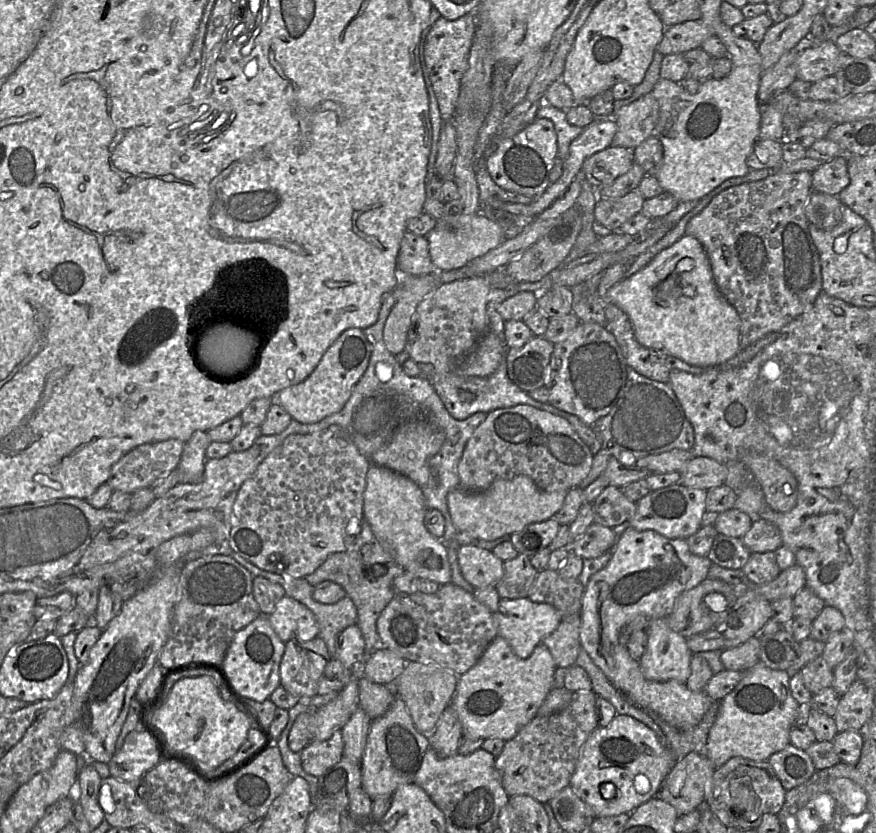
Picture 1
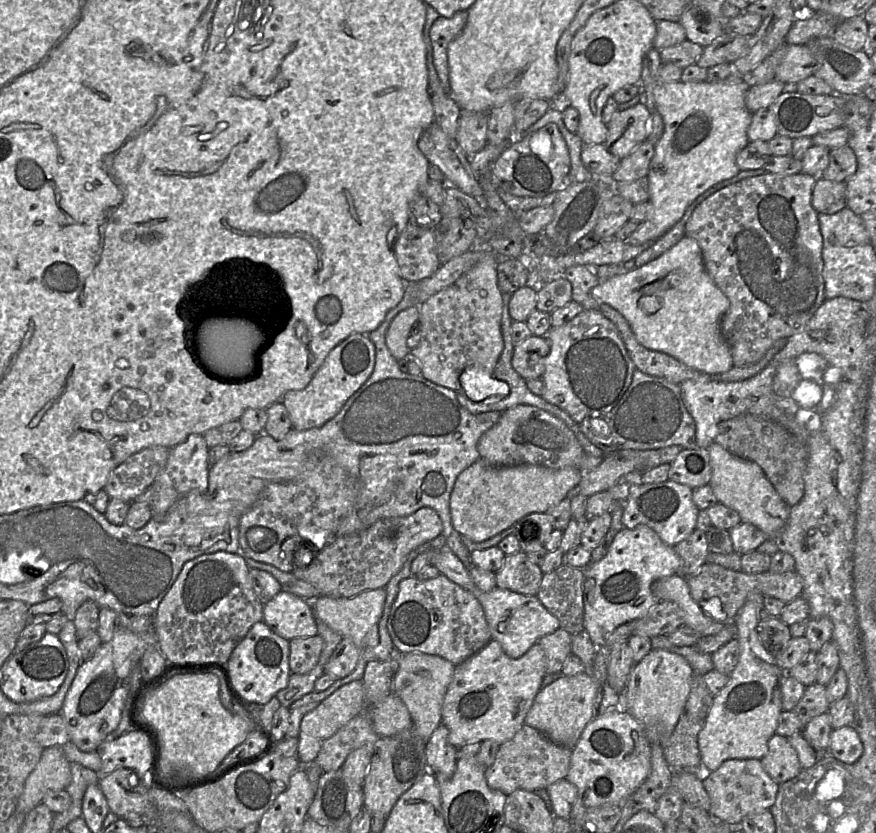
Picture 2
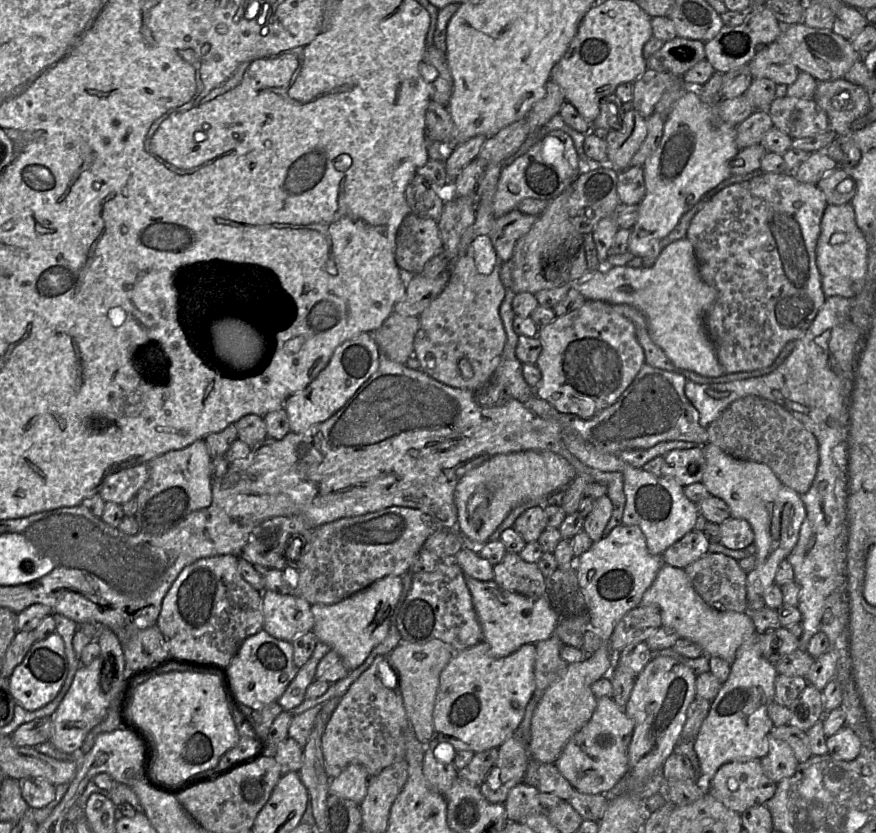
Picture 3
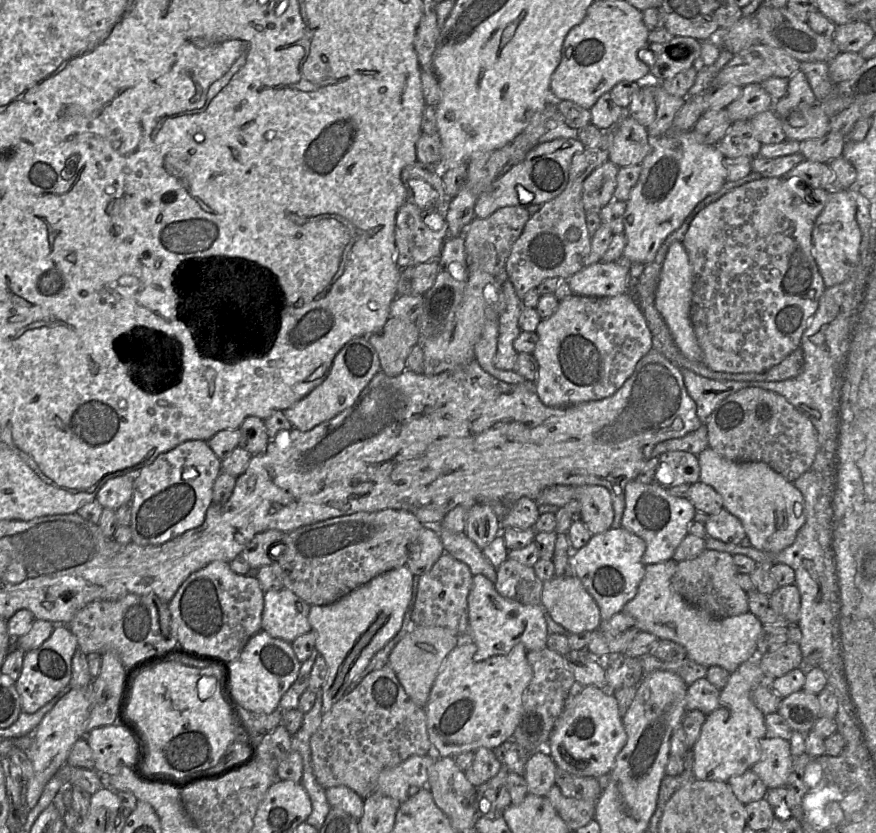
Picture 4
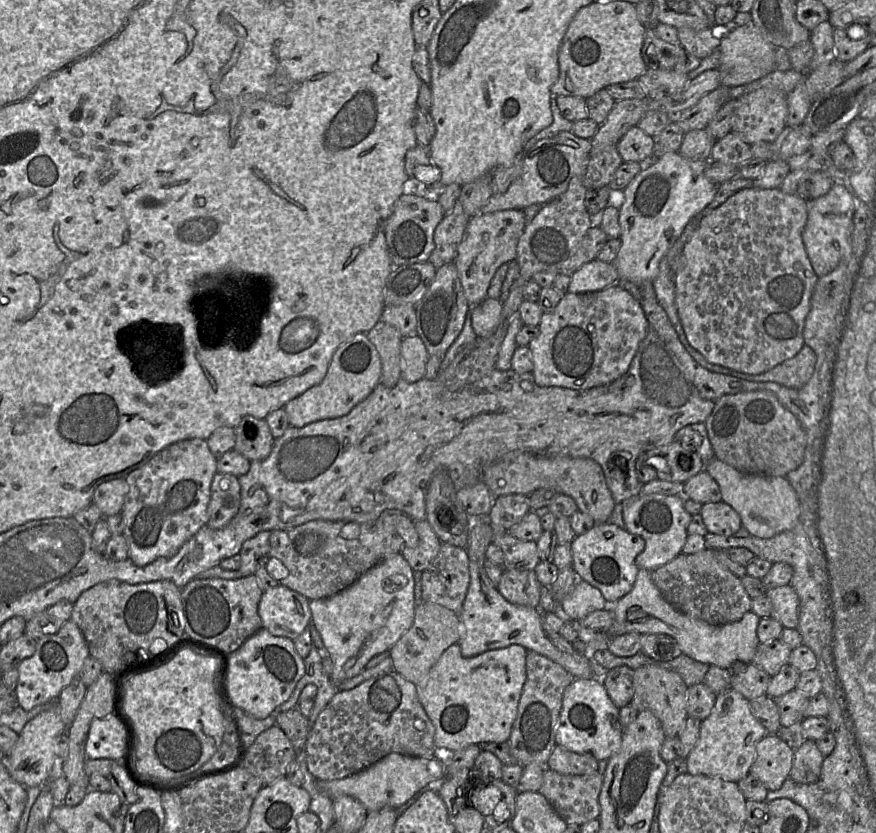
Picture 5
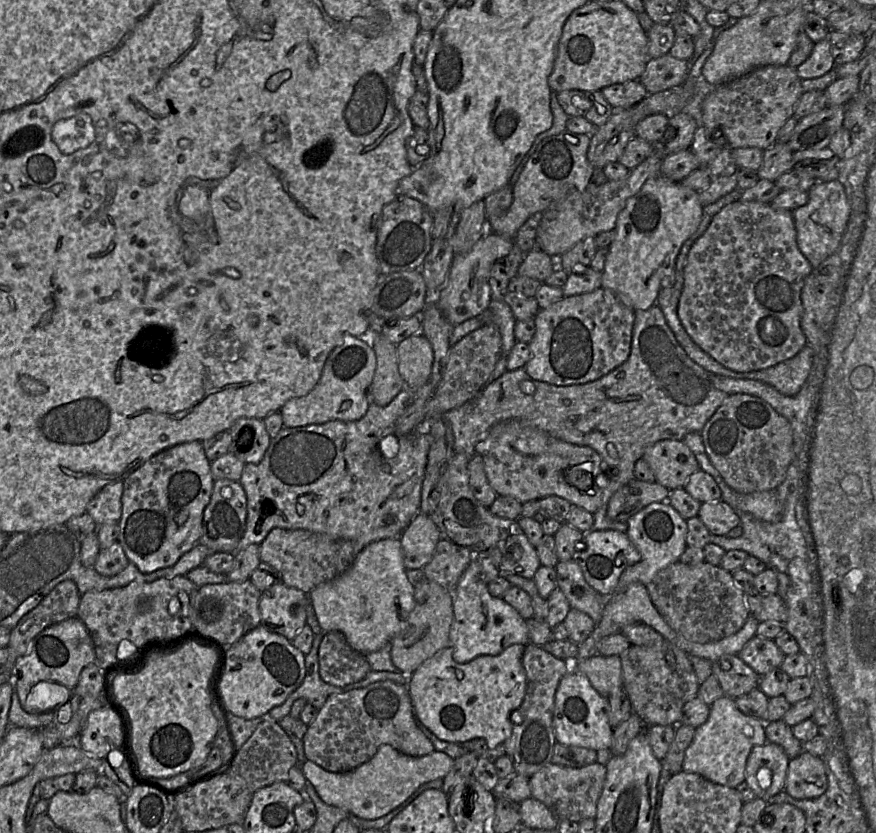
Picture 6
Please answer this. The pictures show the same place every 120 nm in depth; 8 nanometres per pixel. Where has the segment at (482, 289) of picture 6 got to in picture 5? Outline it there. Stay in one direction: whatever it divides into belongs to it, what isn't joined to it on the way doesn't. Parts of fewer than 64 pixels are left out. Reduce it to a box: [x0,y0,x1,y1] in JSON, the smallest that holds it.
[454,209,526,308]

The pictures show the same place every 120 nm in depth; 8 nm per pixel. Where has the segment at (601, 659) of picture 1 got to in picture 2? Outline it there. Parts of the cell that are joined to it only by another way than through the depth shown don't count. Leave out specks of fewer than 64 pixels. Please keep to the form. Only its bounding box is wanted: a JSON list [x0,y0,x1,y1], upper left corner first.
[583,524,681,648]

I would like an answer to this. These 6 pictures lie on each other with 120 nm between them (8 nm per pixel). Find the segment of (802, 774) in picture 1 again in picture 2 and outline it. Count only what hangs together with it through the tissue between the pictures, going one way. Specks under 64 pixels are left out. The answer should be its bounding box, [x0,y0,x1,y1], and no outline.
[760,734,802,783]

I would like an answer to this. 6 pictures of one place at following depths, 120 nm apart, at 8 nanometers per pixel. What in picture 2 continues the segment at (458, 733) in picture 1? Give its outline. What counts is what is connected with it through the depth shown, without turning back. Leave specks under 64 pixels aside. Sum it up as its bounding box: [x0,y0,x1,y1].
[426,723,457,777]

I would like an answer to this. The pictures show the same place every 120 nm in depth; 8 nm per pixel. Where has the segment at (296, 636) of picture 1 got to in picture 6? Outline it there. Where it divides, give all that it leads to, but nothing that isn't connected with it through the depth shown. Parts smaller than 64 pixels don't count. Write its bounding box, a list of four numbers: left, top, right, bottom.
[259,581,309,641]

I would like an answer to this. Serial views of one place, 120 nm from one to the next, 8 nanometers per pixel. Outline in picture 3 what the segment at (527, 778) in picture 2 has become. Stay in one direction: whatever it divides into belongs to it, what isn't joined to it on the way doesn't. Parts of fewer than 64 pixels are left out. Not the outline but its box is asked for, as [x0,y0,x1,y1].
[480,737,531,803]

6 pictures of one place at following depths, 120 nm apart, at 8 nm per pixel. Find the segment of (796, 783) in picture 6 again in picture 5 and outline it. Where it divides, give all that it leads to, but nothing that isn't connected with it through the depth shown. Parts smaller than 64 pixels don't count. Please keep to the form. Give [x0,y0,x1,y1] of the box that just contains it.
[790,740,824,784]

